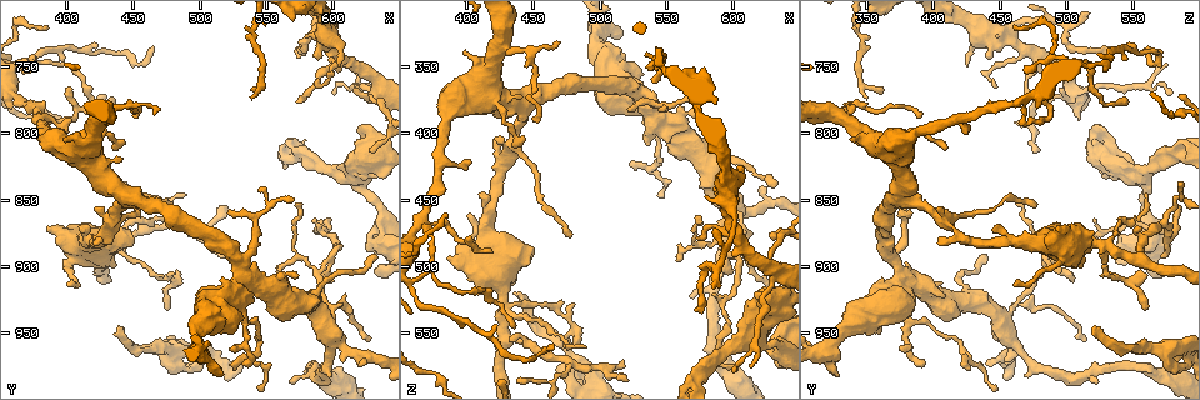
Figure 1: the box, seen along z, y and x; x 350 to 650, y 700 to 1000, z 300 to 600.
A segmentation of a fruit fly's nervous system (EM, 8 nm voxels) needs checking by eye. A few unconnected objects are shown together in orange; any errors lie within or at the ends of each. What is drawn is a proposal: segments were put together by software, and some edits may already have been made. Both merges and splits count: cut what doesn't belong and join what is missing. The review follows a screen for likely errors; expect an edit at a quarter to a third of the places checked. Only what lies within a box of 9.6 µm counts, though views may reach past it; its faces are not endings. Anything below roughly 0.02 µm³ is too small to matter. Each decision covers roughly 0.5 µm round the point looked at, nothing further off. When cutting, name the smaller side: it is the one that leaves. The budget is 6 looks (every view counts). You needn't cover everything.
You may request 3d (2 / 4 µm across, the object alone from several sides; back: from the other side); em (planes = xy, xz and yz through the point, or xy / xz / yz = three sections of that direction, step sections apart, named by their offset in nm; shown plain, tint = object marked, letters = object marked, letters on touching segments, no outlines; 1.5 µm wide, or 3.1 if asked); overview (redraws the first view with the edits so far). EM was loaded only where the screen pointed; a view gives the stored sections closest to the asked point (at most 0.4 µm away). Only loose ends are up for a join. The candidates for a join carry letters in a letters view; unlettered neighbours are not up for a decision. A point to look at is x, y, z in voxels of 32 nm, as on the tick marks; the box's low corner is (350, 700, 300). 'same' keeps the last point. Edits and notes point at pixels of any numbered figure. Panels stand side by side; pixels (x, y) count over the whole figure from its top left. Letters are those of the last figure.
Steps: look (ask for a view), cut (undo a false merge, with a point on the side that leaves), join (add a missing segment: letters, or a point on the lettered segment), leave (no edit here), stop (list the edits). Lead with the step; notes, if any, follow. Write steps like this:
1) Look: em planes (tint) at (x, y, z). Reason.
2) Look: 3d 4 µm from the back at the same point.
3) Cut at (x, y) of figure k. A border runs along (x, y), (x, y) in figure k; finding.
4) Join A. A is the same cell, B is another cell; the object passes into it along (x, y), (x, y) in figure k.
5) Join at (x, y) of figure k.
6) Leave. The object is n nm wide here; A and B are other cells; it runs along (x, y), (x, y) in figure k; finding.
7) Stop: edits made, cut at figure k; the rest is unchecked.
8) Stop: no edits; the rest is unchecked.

Look: em planes (letters) at (598, 912, 504). Tapers out.

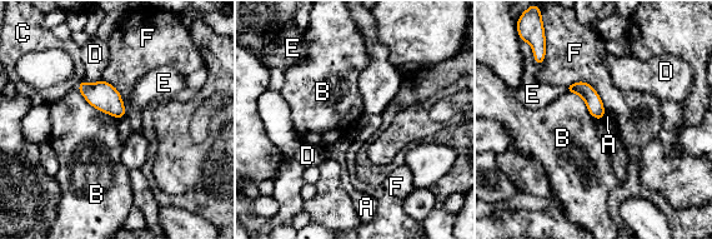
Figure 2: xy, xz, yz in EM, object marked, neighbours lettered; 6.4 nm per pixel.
Leave. The object is 110 nm wide here; A, B, C, D, E and F are other cells; a border runs along (76, 90), (91, 105), (118, 119) in figure 2; none of them fits.

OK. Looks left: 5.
Look: 3d 4 µm at (632, 890, 440). An open end.

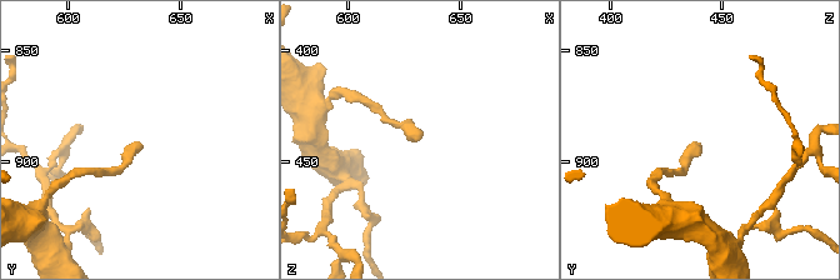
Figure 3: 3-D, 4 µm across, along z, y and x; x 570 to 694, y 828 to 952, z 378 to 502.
Look: em xy step 8 (letters) at (633, 892, 440). Need the tissue.

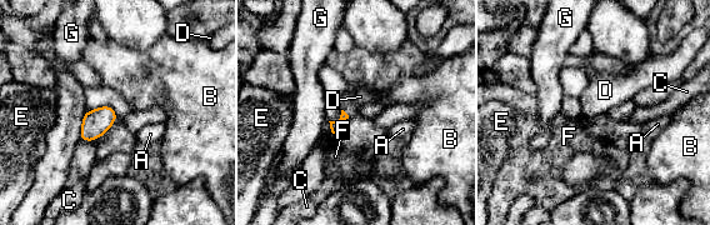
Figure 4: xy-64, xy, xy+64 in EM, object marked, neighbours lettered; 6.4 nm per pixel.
Look: em planes (letters) at the same point.

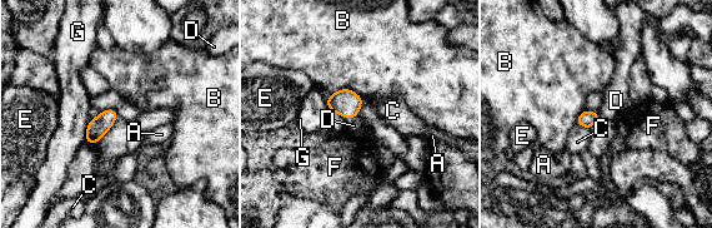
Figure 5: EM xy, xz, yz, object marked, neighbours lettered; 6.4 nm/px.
Join D. D is the same cell, A, B, C, E, F and G are other cells; the object passes into it along (346, 103), (351, 117), (354, 125) in figure 5; it goes on there.

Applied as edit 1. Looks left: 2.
Stop: edits made, join at figure 5; the rest is unchecked.

